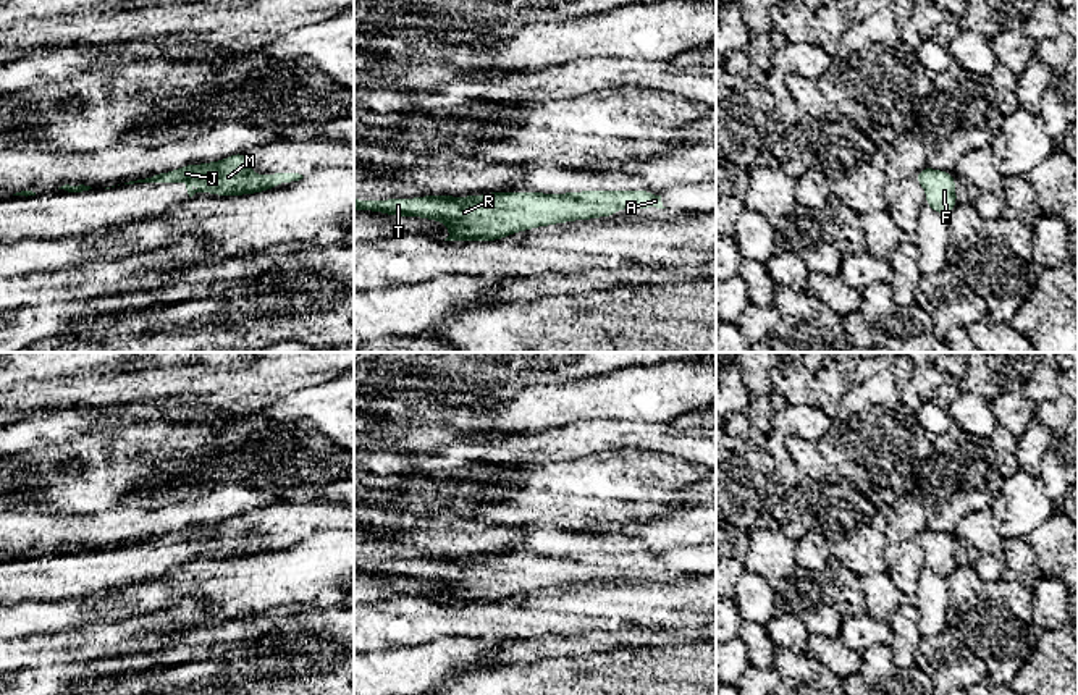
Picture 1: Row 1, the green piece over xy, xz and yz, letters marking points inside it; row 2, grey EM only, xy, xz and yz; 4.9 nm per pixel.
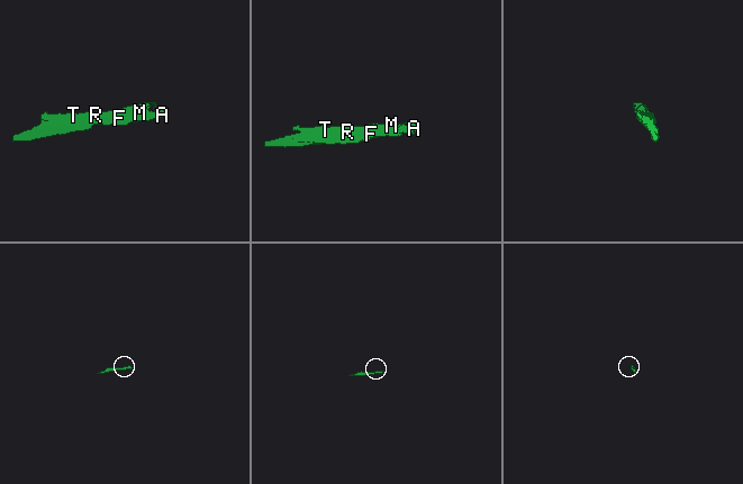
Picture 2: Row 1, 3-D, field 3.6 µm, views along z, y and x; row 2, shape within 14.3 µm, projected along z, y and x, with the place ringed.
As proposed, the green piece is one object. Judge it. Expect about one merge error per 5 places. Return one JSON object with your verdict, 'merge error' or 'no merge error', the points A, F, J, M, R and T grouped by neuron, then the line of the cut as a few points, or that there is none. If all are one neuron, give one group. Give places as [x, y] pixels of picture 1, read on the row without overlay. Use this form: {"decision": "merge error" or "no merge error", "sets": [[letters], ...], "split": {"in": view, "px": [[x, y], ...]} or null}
{"decision": "no merge error", "sets": [["A", "F", "J", "M", "R", "T"]], "split": null}

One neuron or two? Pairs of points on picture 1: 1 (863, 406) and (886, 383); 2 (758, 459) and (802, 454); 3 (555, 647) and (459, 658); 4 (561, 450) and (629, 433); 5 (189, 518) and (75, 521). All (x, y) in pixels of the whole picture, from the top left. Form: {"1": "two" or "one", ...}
{"1": "one", "2": "two", "3": "two", "4": "one", "5": "one"}

